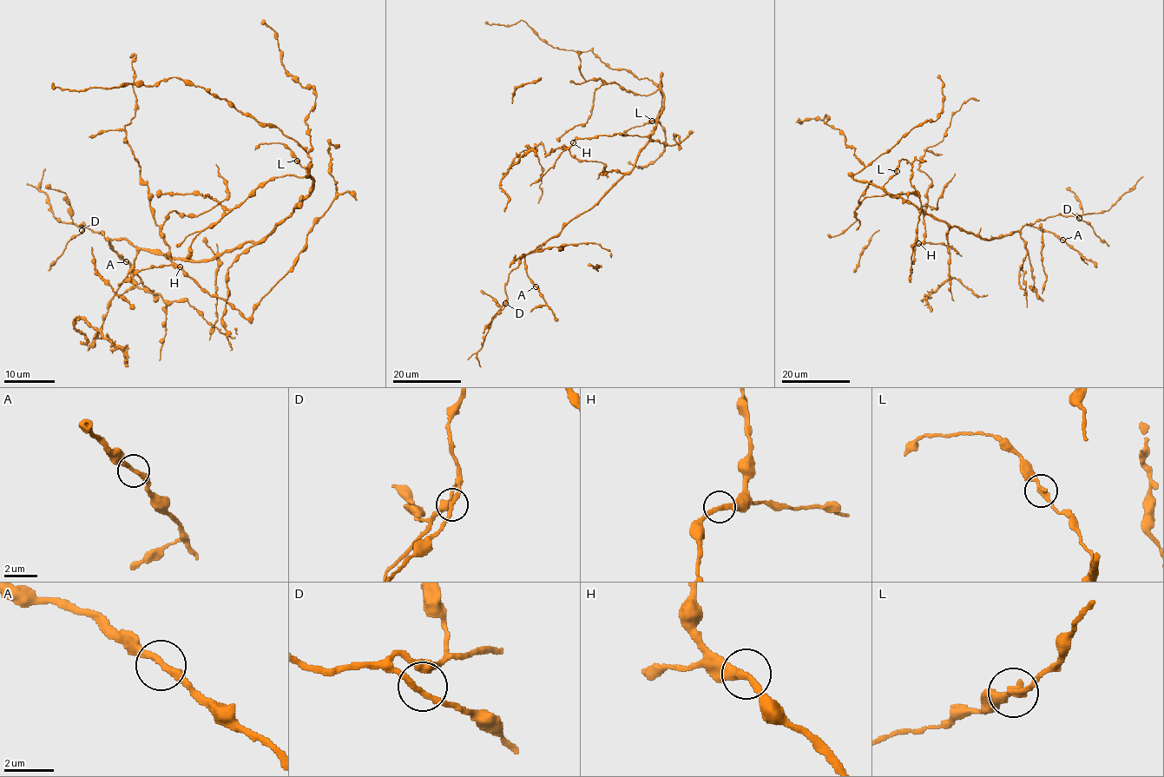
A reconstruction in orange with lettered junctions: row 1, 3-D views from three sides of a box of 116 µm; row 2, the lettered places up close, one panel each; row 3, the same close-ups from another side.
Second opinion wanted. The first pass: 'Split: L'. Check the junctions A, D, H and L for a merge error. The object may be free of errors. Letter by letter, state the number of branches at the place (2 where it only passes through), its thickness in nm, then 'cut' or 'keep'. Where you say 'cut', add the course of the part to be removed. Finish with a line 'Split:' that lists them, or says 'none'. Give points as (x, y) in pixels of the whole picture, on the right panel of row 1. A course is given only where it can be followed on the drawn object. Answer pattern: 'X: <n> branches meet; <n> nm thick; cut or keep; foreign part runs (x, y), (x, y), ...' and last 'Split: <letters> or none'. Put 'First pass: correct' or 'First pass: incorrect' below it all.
A: 2 branches meet; 240 nm thick; keep
D: 2 branches meet; 240 nm thick; keep
H: 2 branches meet; 240 nm thick; keep
L: 2 branches meet; 240 nm thick; keep
Split: none
First pass: incorrect

